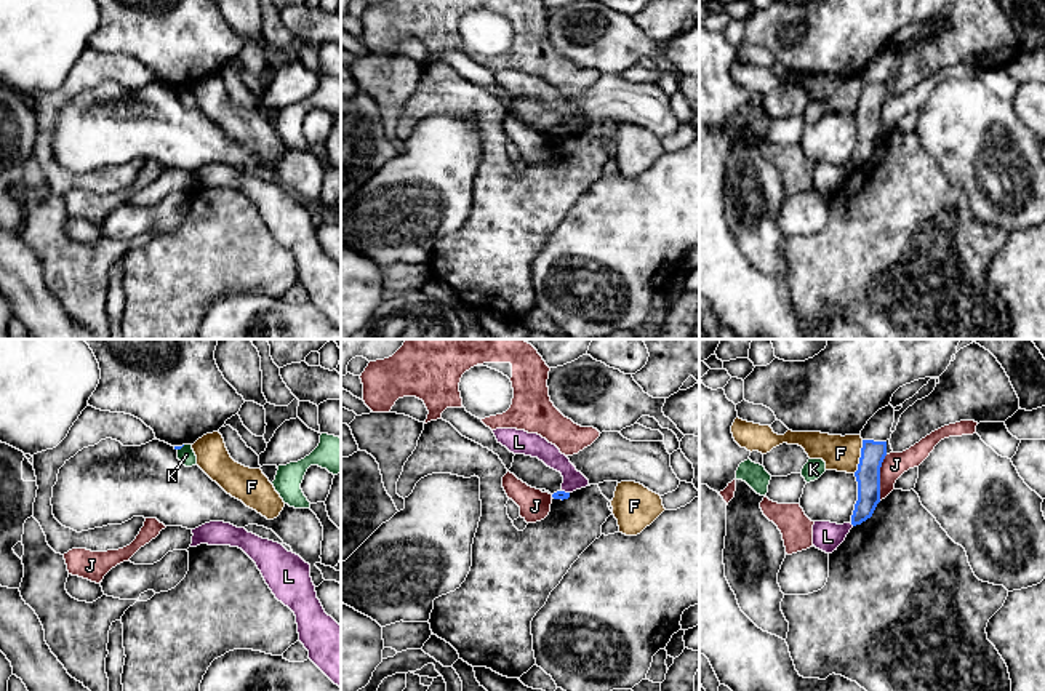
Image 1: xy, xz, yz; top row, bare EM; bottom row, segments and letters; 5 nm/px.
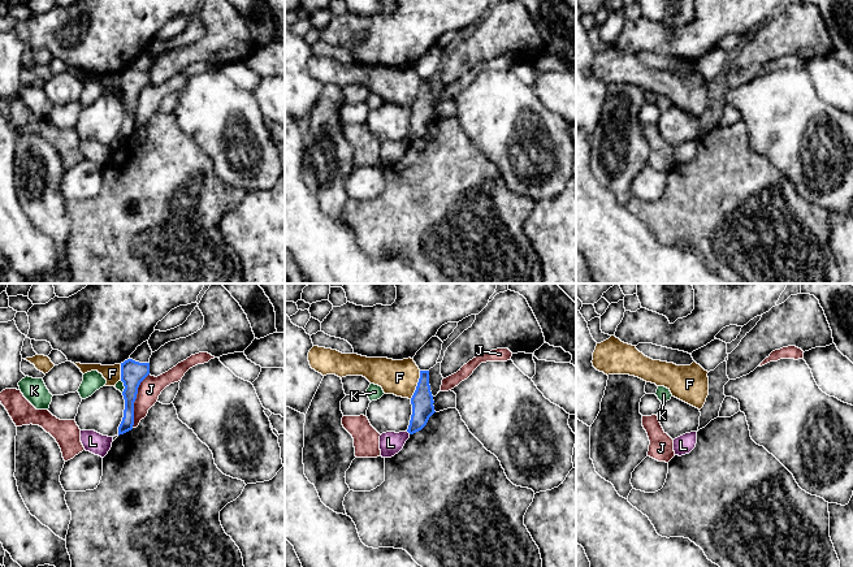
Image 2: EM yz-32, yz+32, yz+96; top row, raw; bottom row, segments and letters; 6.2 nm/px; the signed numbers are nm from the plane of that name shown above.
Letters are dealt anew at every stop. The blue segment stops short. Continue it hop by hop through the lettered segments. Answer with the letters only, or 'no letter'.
no letter

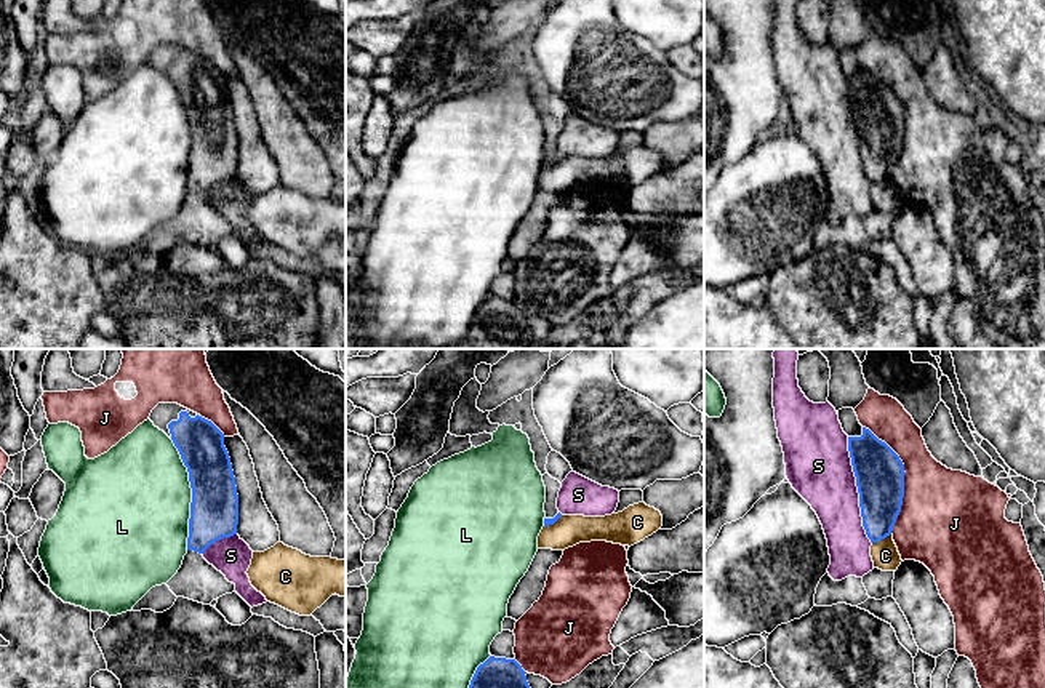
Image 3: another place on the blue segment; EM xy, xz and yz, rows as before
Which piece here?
no letter

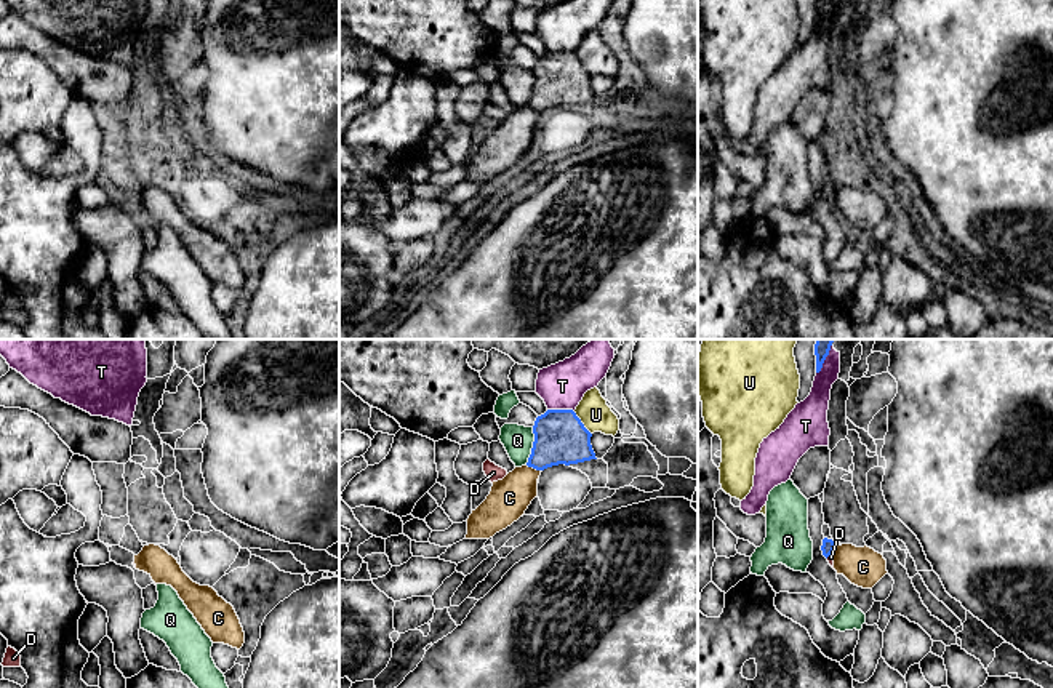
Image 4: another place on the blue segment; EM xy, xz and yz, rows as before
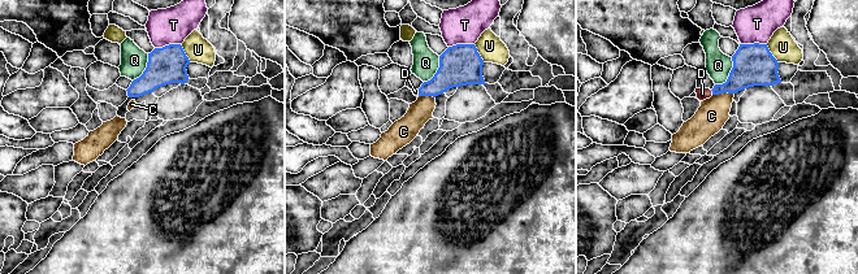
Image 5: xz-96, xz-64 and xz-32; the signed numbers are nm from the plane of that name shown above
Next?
D

